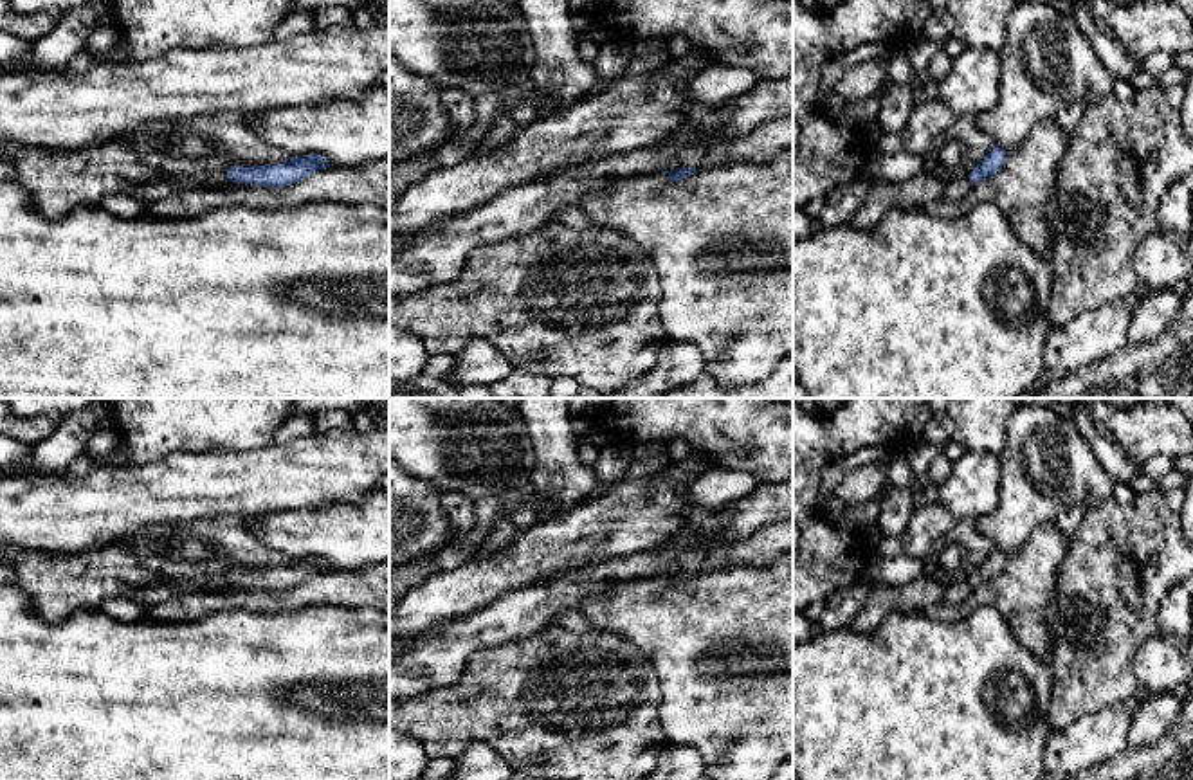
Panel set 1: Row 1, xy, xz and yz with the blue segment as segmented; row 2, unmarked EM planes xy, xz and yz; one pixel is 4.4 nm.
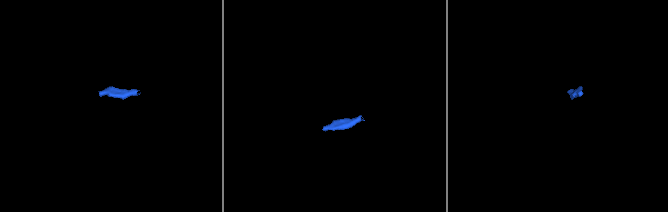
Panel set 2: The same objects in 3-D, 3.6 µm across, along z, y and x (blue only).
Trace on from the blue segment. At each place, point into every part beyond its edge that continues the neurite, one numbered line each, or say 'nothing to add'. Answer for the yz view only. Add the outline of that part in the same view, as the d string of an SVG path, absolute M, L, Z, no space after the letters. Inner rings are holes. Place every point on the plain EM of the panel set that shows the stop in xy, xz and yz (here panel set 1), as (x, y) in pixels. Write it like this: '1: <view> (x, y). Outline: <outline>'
1: yz (956, 593). Outline: M968 580L955 582L944 589L944 602L957 605L970 594L971 589L973 587L970 585Z

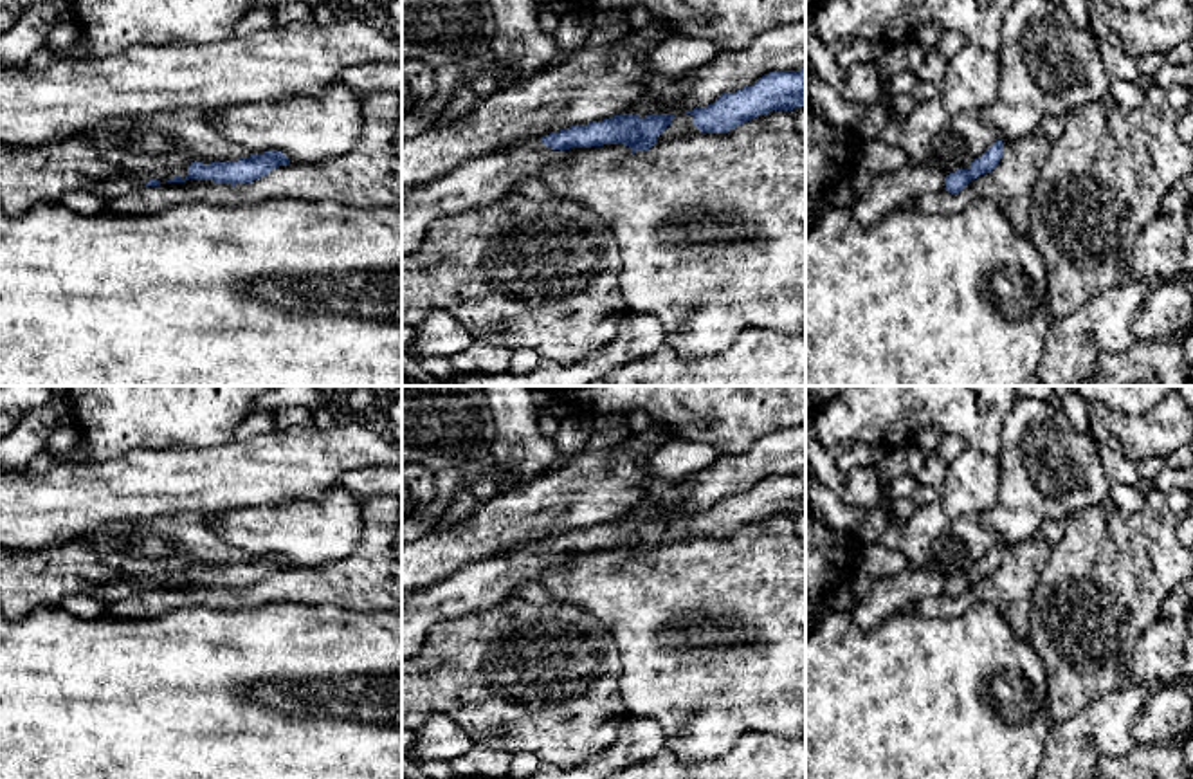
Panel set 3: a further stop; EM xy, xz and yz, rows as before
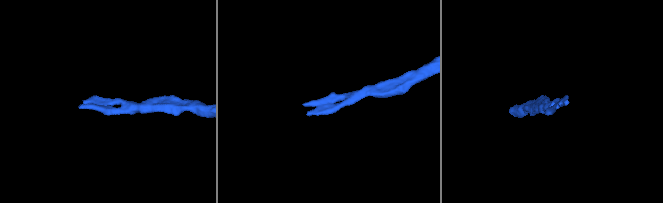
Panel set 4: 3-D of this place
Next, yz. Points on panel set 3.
nothing to add

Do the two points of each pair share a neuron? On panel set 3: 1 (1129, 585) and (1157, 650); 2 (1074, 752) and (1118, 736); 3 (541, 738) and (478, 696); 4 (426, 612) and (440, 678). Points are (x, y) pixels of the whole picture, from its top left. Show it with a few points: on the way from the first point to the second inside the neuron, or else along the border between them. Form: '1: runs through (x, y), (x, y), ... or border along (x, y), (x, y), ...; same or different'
1: border along (1161, 617), (1138, 641), (1129, 666); different
2: runs through (1080, 738), (1083, 731), (1103, 731); same
3: runs through (525, 722), (494, 696); same
4: border along (471, 615), (440, 621), (420, 648); different

